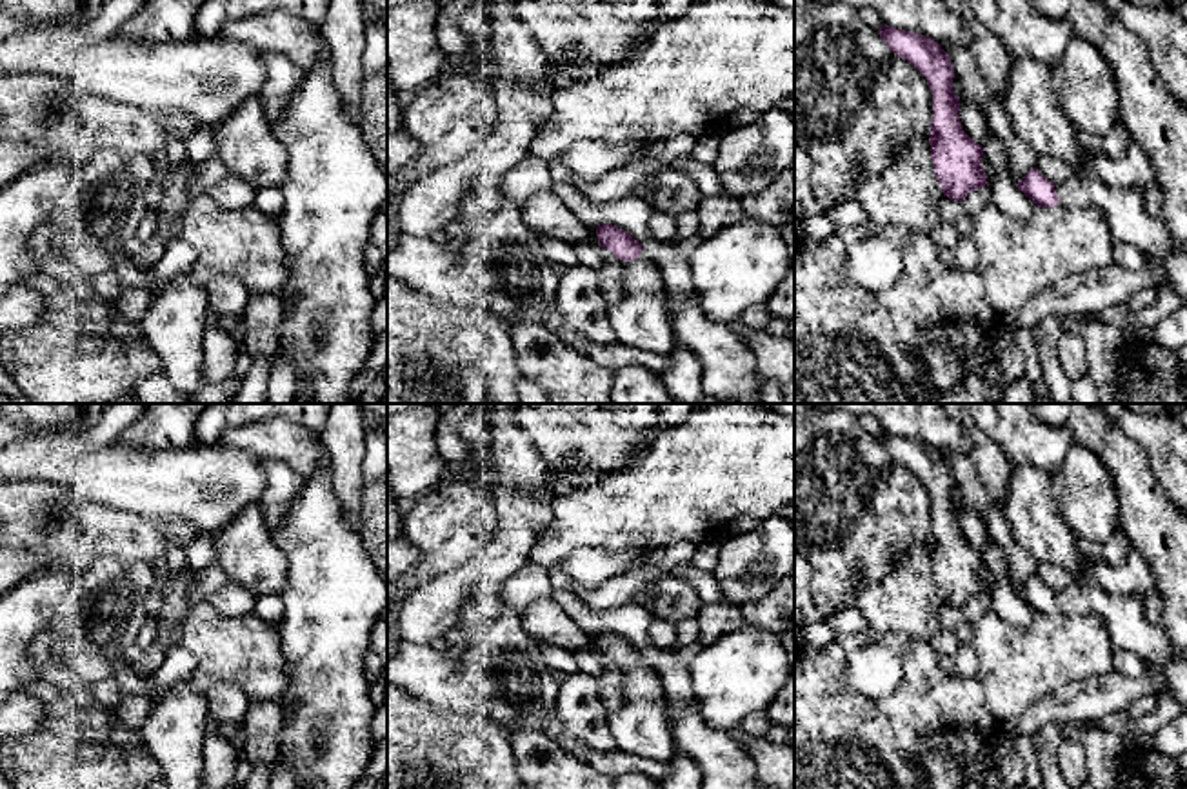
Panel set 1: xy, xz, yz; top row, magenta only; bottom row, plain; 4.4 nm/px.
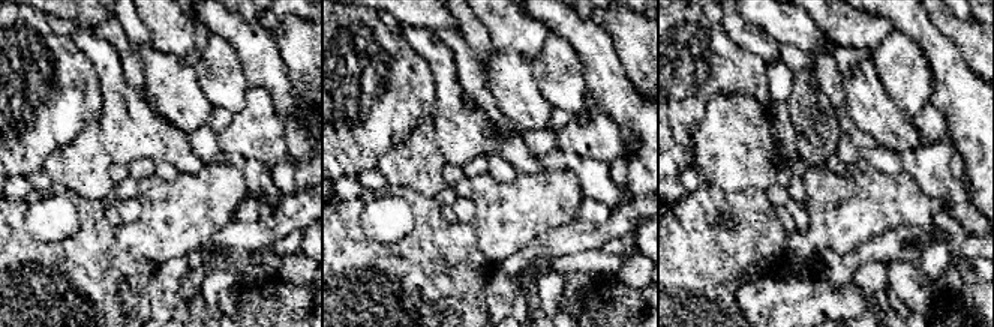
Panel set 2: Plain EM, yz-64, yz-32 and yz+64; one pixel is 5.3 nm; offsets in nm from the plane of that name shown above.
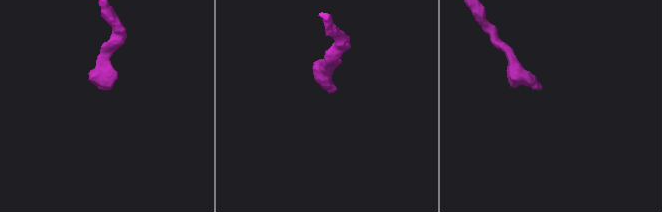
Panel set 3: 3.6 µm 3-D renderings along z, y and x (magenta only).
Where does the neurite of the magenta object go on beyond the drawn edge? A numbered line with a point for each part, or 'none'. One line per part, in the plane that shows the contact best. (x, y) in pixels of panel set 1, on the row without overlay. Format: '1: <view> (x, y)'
1: yz (1124, 615)

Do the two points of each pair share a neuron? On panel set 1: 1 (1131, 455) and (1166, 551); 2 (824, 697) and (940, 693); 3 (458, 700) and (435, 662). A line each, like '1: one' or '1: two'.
1: one
2: one
3: one

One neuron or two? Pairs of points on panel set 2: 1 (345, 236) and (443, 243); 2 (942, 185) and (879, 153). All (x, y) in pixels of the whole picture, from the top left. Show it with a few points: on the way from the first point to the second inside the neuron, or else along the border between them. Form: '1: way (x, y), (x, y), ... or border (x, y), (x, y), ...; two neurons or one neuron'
1: way (369, 252), (419, 252); one neuron
2: way (927, 170), (919, 162), (894, 162); one neuron

